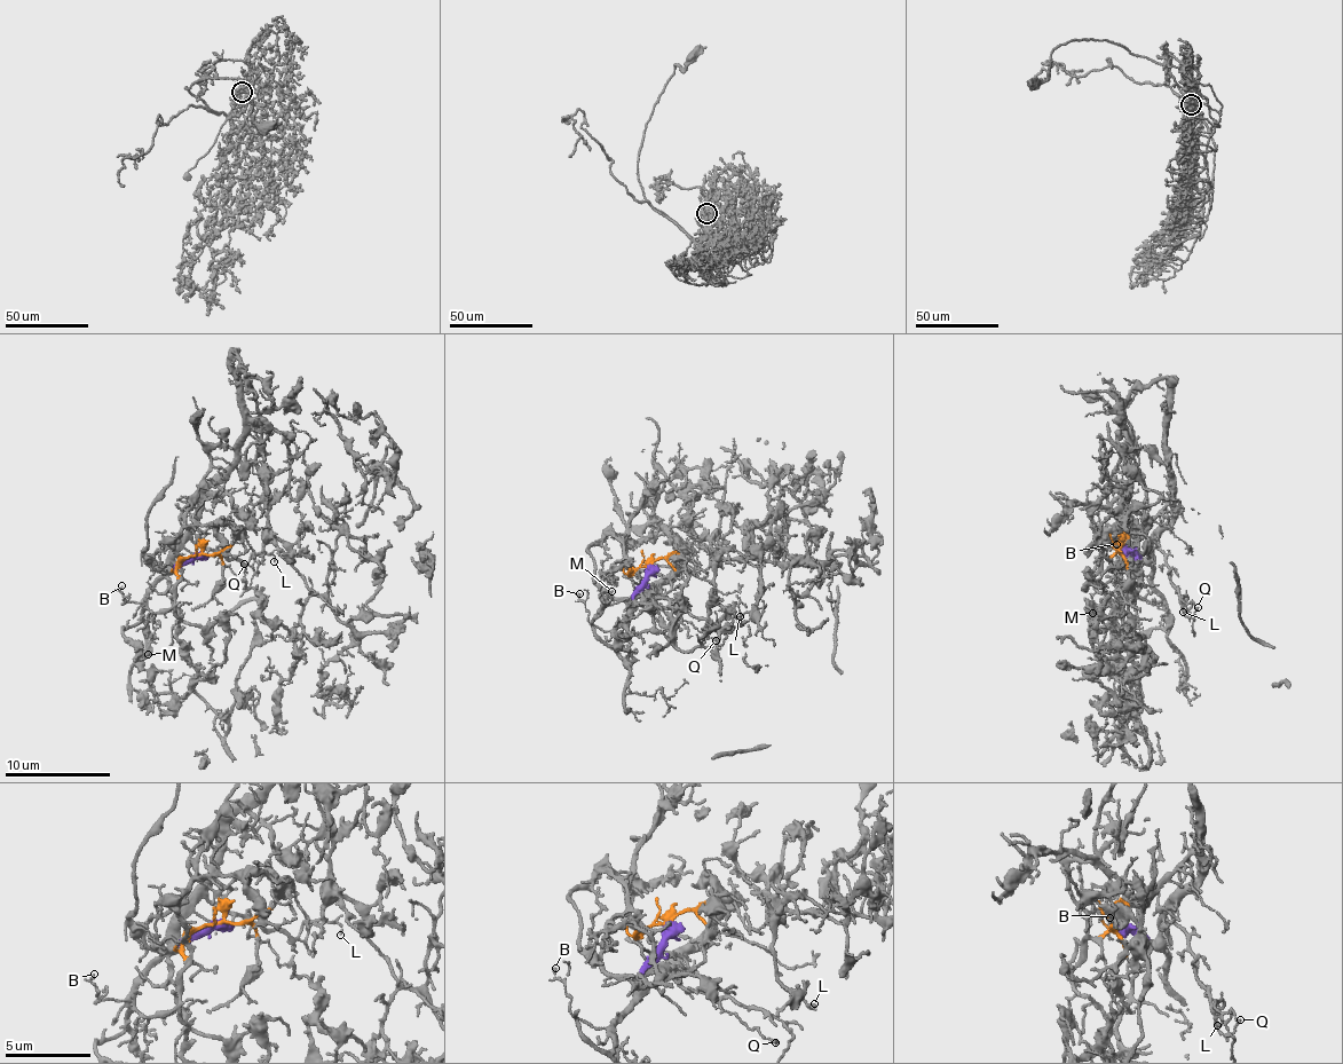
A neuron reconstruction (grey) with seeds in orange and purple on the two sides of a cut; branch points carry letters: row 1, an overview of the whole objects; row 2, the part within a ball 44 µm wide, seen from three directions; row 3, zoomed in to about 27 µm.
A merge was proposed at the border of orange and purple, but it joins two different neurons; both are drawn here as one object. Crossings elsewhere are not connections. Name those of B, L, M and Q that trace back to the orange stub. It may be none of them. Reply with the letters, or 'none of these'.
none of these

